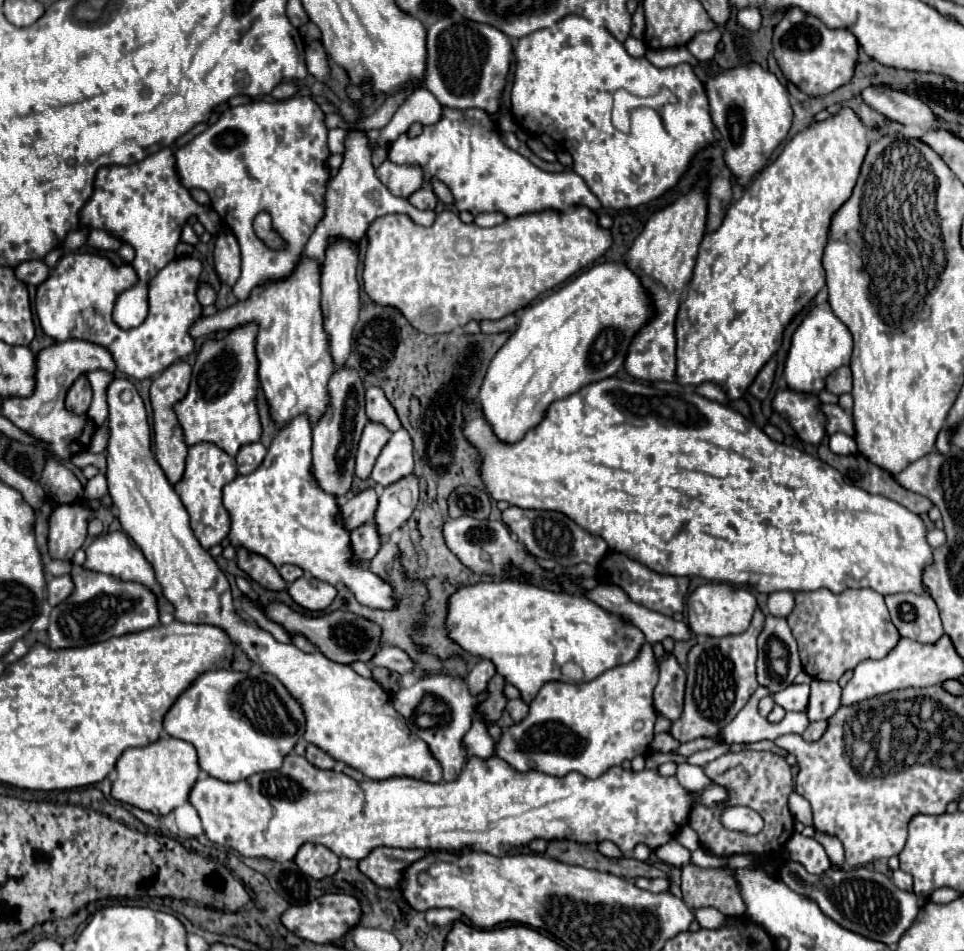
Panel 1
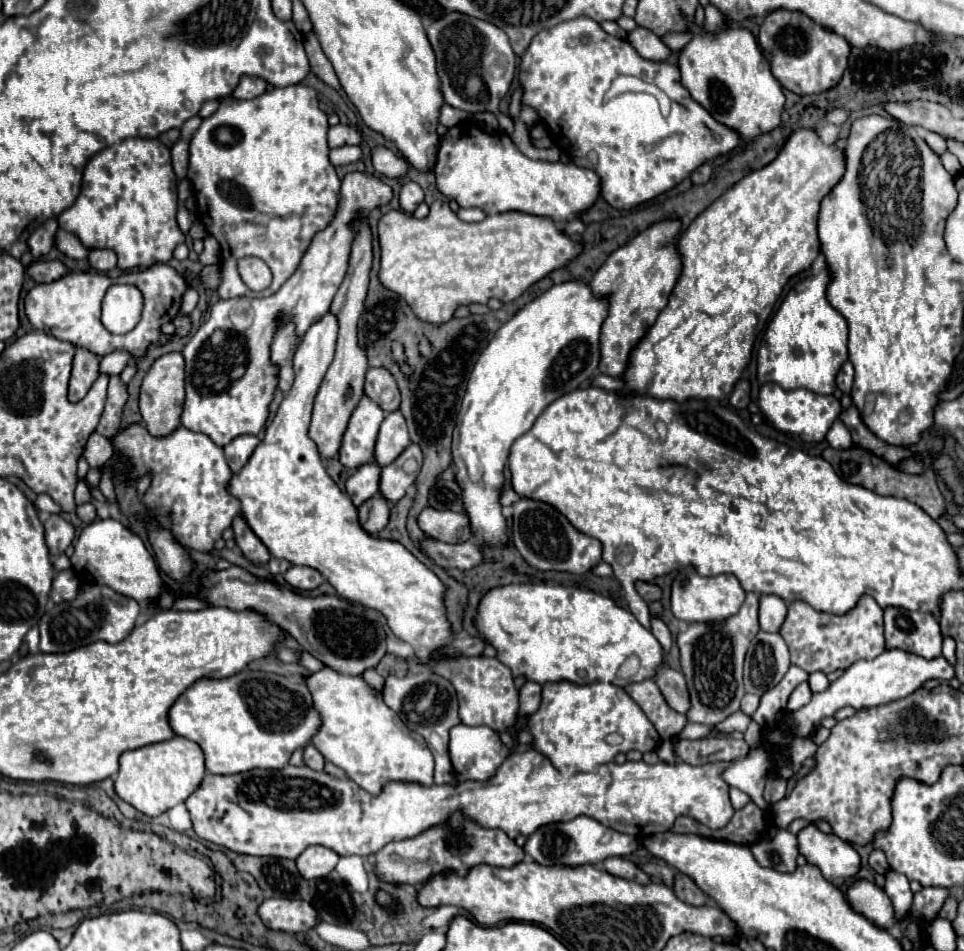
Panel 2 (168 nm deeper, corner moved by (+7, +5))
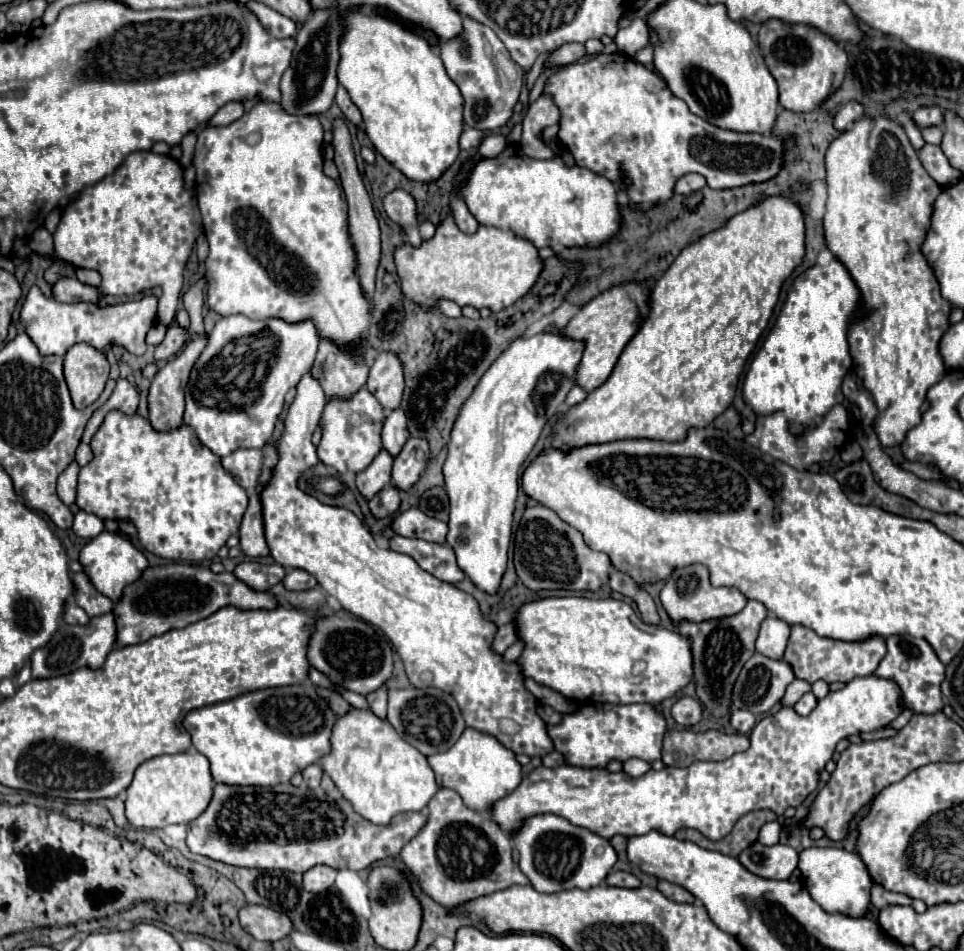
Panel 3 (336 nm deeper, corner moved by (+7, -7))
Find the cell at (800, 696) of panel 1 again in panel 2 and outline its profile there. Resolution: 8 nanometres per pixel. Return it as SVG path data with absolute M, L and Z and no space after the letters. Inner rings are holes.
M806 681L800 683L800 685L792 691L792 695L790 695L790 699L788 699L788 711L796 711L796 709L804 707L804 705L810 701L810 697L812 697L812 691L810 691L808 683L806 683Z

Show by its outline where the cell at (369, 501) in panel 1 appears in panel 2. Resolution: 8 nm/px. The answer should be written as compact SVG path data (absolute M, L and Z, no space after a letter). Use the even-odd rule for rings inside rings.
M370 461L370 463L364 463L362 467L358 467L356 473L346 481L346 493L350 495L350 499L354 501L356 507L378 493L378 489L380 489L378 473L380 473L380 465L376 461Z

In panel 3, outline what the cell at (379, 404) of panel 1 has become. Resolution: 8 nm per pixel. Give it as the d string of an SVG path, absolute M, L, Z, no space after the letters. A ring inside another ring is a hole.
M394 353L376 355L370 367L370 377L366 387L380 401L386 413L400 407L404 391L404 375L400 369L400 361L396 361Z

